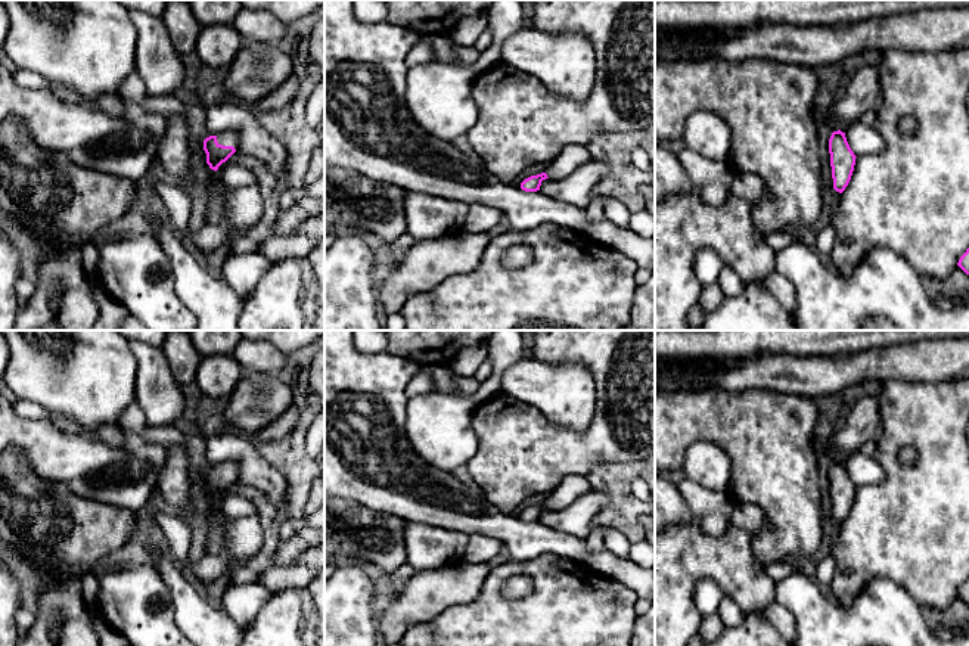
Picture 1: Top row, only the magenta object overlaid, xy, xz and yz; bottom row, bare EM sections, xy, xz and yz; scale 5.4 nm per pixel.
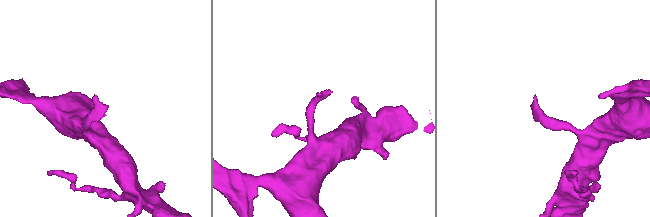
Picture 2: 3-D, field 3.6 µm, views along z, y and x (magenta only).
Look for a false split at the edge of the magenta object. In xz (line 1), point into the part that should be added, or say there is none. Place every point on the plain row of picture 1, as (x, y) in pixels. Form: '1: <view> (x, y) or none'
1: xz (571, 487)

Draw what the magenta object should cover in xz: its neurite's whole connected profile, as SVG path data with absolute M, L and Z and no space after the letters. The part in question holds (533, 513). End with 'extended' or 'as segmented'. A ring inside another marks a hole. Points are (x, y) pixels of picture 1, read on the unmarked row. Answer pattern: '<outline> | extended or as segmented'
M568 475L562 479L562 482L556 487L555 491L547 494L547 499L537 506L531 506L521 513L521 519L525 522L537 522L540 521L541 512L549 510L560 510L569 506L577 497L591 491L593 487L584 475Z | extended

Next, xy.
M224 462L217 466L209 466L204 470L206 494L217 501L237 481L239 465L236 462Z | extended

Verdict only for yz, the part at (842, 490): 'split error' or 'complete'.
complete

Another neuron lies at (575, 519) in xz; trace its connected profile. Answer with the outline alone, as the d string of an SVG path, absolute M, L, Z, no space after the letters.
M593 488L560 510L543 510L538 522L555 531L586 540L593 527L593 518L608 503L609 496L605 491Z

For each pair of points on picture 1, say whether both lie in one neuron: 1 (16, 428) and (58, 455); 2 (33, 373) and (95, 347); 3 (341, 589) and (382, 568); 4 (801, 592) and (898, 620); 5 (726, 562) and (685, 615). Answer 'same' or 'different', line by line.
1: same
2: same
3: different
4: same
5: same

